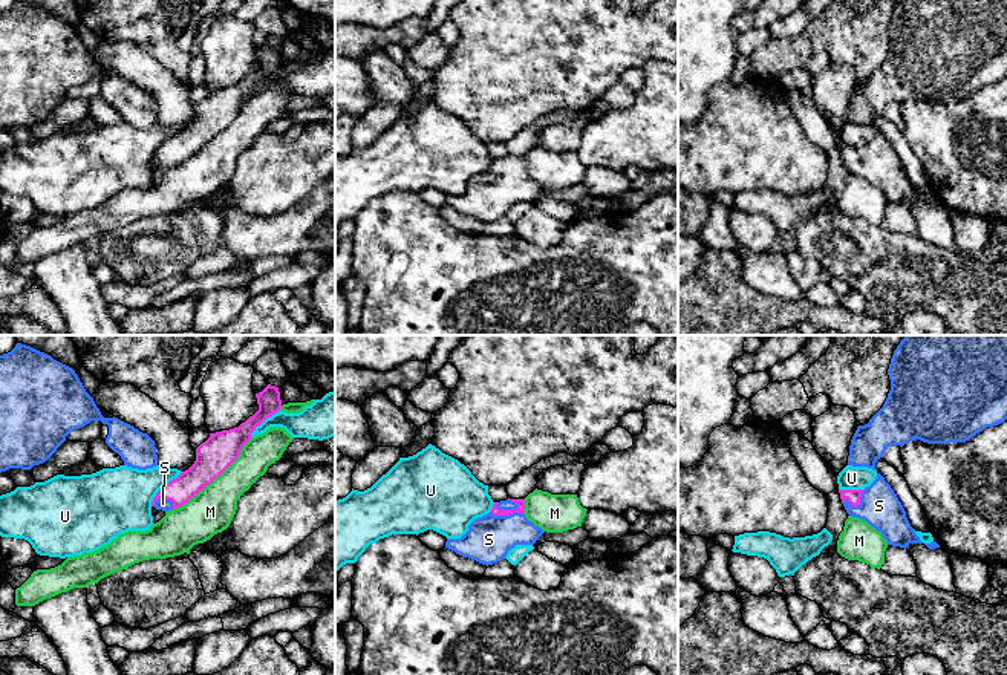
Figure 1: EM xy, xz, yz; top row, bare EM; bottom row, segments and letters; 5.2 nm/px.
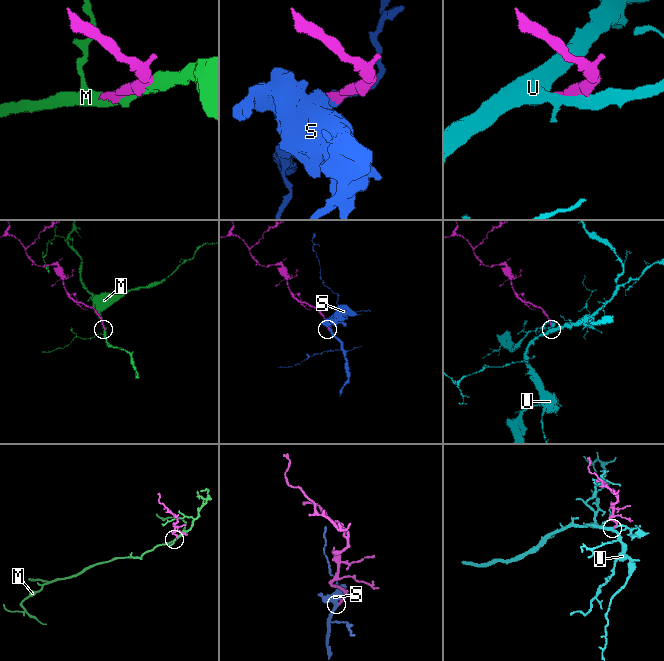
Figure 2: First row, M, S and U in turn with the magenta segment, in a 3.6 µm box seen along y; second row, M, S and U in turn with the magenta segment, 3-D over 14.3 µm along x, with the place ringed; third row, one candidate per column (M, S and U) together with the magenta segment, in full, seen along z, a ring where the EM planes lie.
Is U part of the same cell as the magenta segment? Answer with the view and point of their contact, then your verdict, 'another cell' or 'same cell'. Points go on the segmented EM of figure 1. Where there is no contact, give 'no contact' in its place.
meets magenta in xy at (162, 487); another cell

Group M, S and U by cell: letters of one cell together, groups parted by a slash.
M / S / U

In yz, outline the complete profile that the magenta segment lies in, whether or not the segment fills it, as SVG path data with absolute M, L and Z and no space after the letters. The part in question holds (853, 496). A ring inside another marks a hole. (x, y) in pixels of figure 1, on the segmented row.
M880 473L865 490L839 490L839 493L846 513L866 520L883 534L888 545L906 549L909 543L923 543L897 494Z

